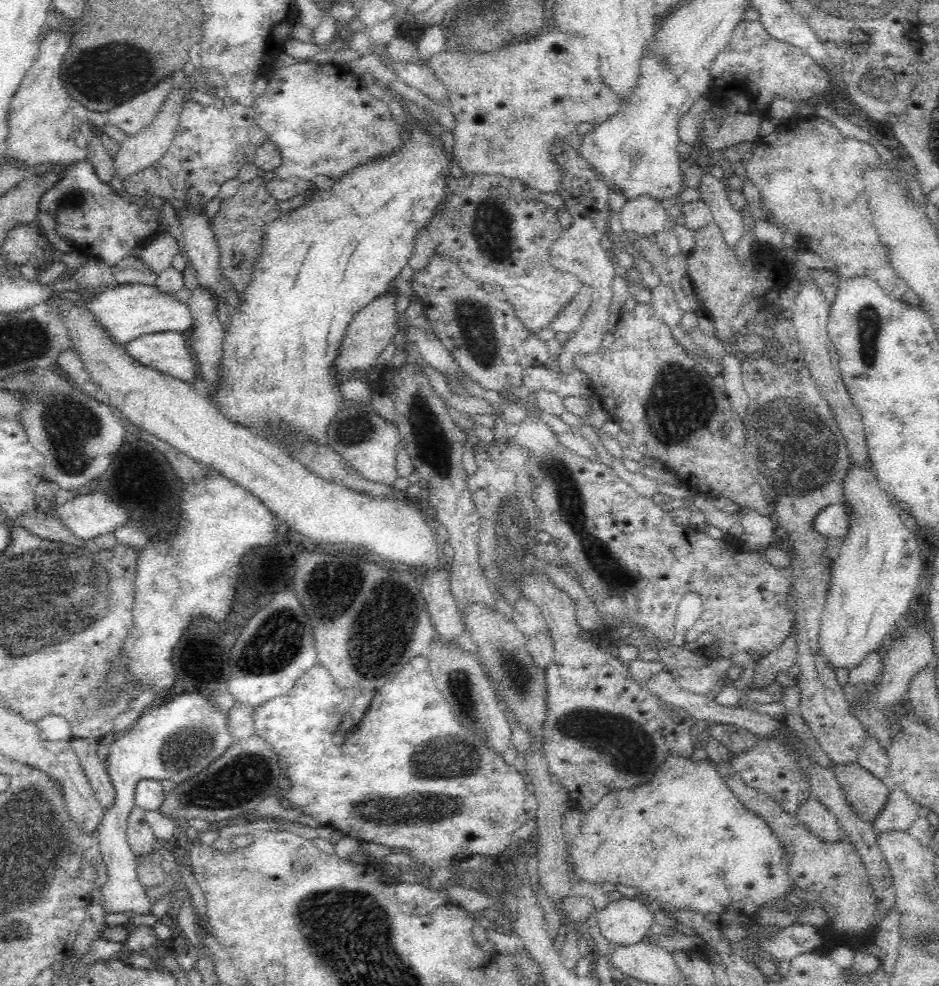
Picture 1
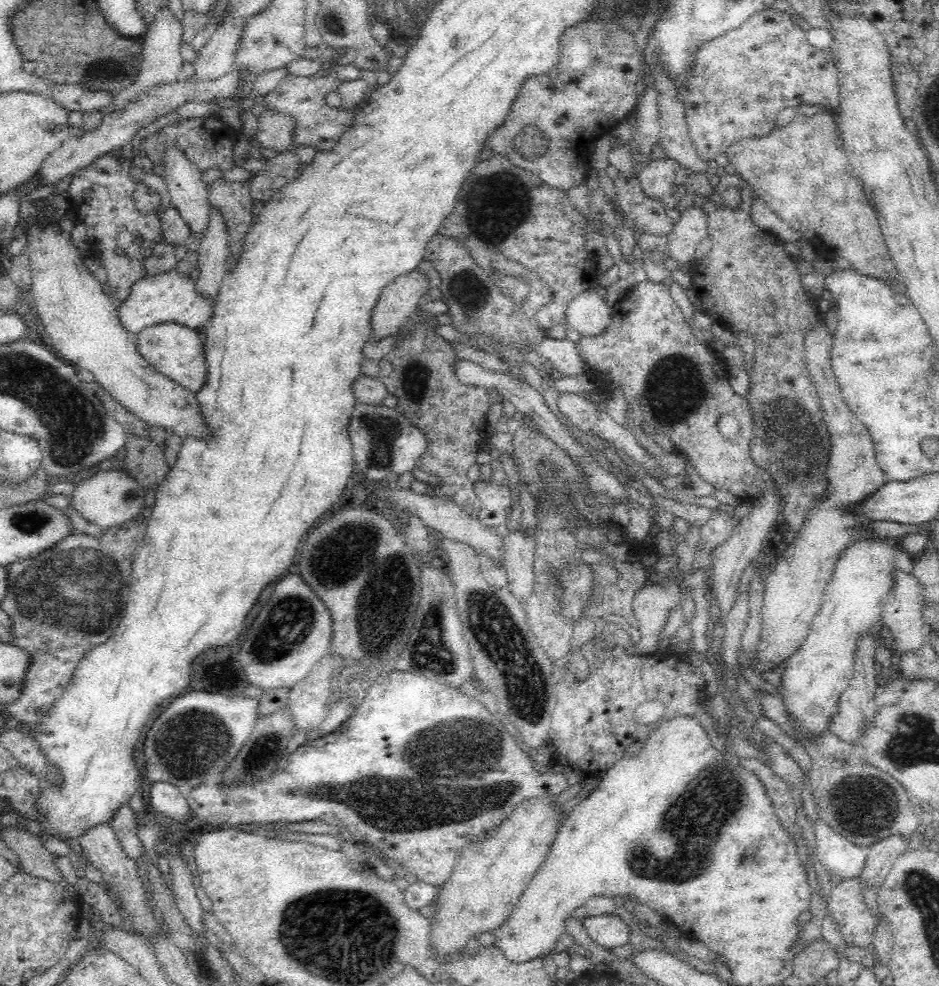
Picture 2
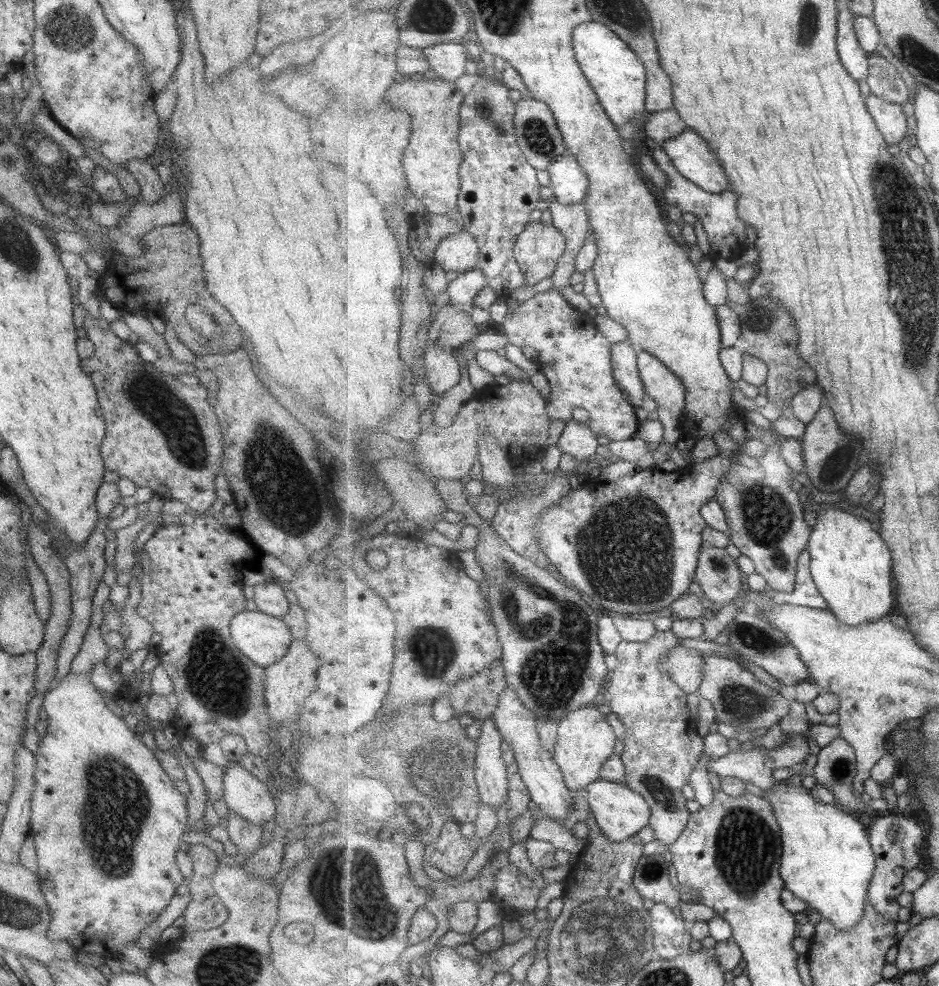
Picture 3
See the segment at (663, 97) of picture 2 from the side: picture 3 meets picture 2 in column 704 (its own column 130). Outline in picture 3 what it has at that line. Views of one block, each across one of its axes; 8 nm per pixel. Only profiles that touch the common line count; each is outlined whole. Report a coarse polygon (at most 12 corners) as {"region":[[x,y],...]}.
{"region":[[145,157],[127,161],[127,170],[139,185],[138,199],[155,204],[163,184]]}

